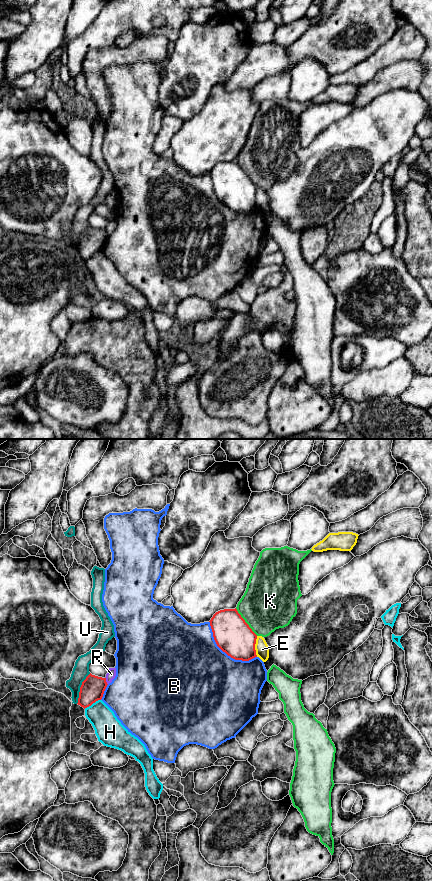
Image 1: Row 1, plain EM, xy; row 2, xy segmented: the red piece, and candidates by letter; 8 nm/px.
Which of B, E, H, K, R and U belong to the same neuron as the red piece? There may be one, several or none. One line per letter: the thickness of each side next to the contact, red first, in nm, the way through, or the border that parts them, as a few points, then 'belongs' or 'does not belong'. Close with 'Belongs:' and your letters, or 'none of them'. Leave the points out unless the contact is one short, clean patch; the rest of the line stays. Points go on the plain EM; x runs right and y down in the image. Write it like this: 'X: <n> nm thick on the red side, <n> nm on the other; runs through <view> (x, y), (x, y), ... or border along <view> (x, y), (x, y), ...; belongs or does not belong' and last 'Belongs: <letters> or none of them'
B: 300 nm thick on the red side, 500 nm on the other; does not belong
E: 300 nm thick on the red side, 110 nm on the other; border along xy (257, 188), (255, 196), (256, 208); does not belong
H: 190 nm thick on the red side, 220 nm on the other; does not belong
K: 300 nm thick on the red side, 440 nm on the other; does not belong
R: 190 nm thick on the red side, 70 nm on the other; border along xy (105, 229), (107, 236); does not belong
U: 190 nm thick on the red side, 130 nm on the other; does not belong
Belongs: none of them

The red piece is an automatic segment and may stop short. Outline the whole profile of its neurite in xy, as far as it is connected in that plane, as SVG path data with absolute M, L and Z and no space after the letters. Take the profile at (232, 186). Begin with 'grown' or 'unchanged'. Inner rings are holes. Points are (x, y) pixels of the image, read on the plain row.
unchanged; M236 160L216 164L209 174L217 198L228 208L242 213L257 209L257 187Z

